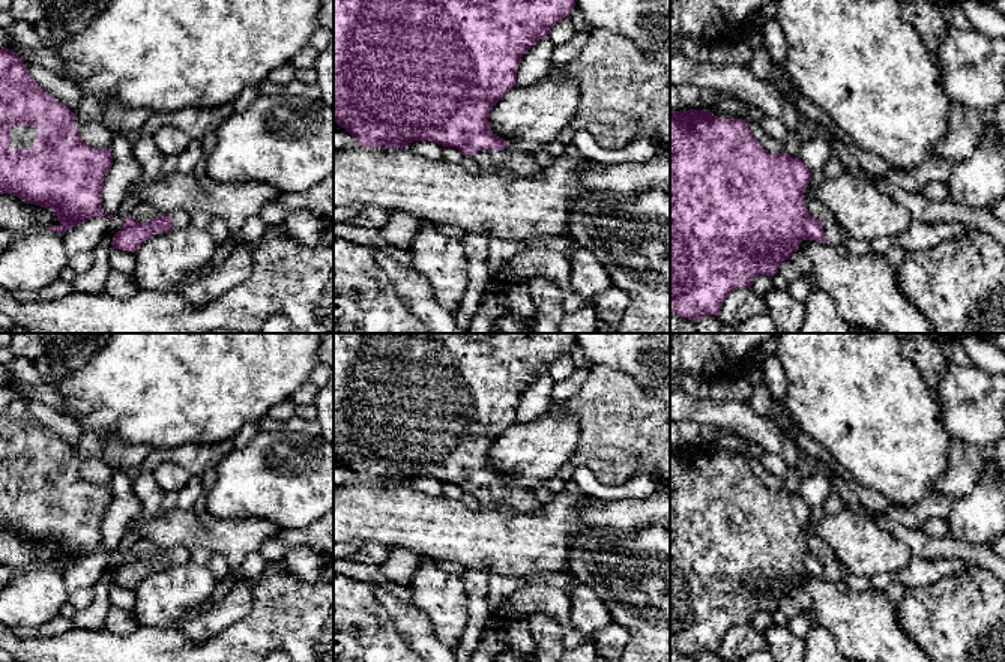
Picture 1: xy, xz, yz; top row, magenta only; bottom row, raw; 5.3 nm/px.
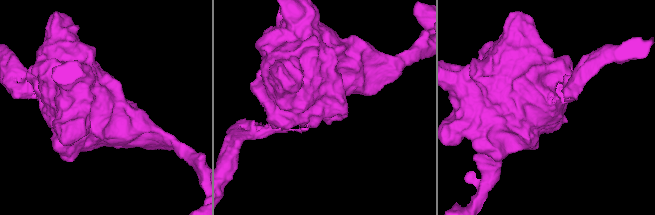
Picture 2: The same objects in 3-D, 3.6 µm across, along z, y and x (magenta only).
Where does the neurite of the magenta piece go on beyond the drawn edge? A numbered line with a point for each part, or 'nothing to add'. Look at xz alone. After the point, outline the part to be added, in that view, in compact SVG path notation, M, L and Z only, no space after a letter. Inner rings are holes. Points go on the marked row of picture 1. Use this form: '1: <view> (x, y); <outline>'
1: xz (520, 164); M517 149L481 150L473 155L473 159L481 171L506 170L517 177L533 177L541 171L532 155Z

